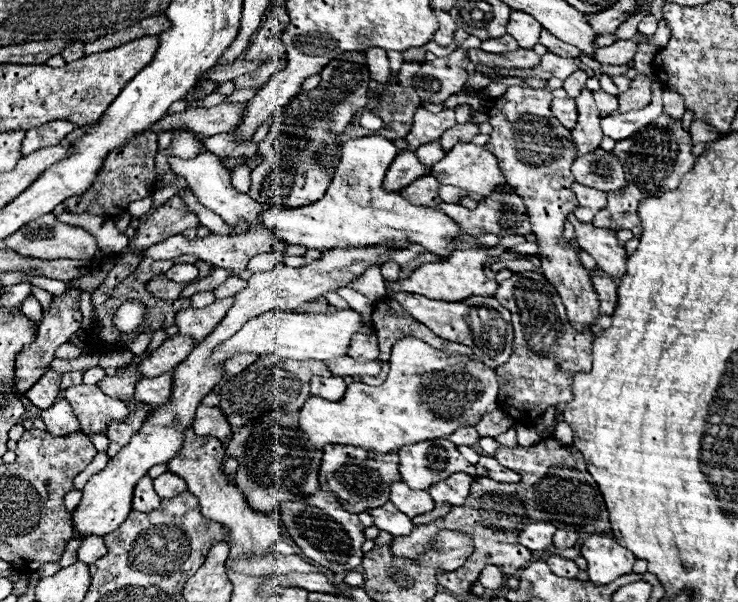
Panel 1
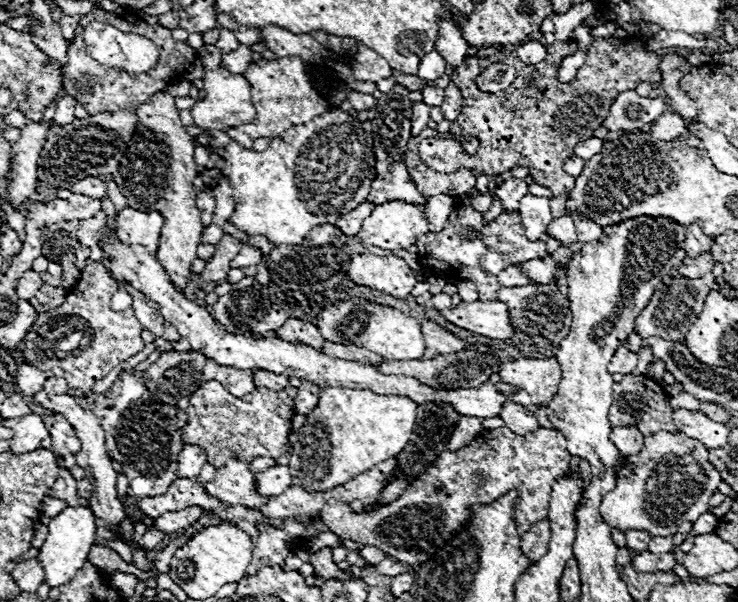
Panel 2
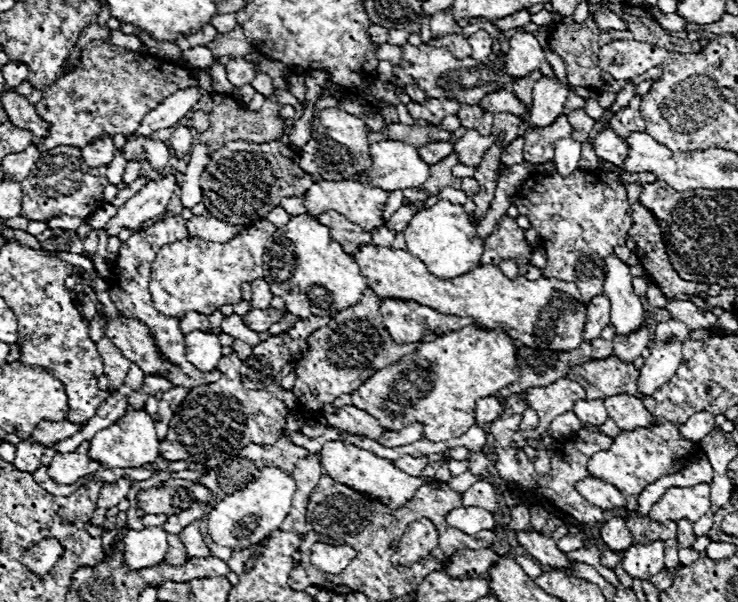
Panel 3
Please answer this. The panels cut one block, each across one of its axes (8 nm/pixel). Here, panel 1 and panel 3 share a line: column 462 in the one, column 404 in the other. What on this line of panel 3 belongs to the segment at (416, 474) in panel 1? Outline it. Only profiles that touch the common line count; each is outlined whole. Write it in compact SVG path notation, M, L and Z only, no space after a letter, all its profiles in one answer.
M400 458L400 460L396 460L396 462L392 462L394 466L398 466L400 470L404 470L408 476L414 476L414 478L418 478L420 474L422 474L422 470L426 468L426 464L428 464L430 460L428 458L418 458L418 460L414 460L414 458Z

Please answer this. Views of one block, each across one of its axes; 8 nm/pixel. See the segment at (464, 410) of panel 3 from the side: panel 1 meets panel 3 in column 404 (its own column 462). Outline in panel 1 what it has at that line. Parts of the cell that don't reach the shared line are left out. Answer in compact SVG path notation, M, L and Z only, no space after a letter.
M406 336L400 338L392 348L390 372L382 386L368 386L362 382L348 384L346 396L340 402L328 402L318 396L310 396L300 410L300 428L308 434L314 446L326 444L348 444L360 446L374 454L388 454L390 450L398 450L400 446L446 438L460 426L474 426L482 416L494 412L498 408L498 382L496 370L488 368L478 356L460 356L448 354L444 350L436 350L426 342Z

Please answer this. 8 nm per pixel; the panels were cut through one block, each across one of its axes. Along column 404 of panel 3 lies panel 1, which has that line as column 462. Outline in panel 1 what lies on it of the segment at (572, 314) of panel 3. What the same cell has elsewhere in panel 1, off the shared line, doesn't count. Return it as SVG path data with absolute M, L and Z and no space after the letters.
M494 246L490 250L478 250L478 248L468 248L468 250L456 250L446 262L428 262L422 264L412 272L408 280L398 280L398 282L386 282L386 290L392 294L398 292L408 292L408 294L424 294L426 298L440 298L444 302L458 302L460 298L470 298L472 294L494 294L498 288L498 282L492 278L484 276L482 264L488 256L492 254L502 254L506 248L504 246Z

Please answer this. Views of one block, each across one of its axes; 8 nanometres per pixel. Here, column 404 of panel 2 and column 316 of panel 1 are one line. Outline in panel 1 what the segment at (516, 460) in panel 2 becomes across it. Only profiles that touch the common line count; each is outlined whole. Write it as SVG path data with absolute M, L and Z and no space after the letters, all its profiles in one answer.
M316 490L314 494L298 500L286 500L278 506L280 520L284 522L288 534L296 542L296 546L304 552L304 556L318 566L324 566L332 572L352 572L362 562L362 542L364 524L356 514L348 514L338 498L332 492Z

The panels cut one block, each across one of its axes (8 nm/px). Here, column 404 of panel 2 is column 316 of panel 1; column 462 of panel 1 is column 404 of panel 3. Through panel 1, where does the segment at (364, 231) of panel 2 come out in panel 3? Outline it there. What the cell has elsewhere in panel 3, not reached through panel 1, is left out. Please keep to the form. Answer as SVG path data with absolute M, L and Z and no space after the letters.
M438 200L434 206L414 214L404 230L404 236L408 252L420 258L436 278L448 280L472 272L480 264L480 256L484 252L484 240L478 236L476 226L472 224L464 206L448 200Z

